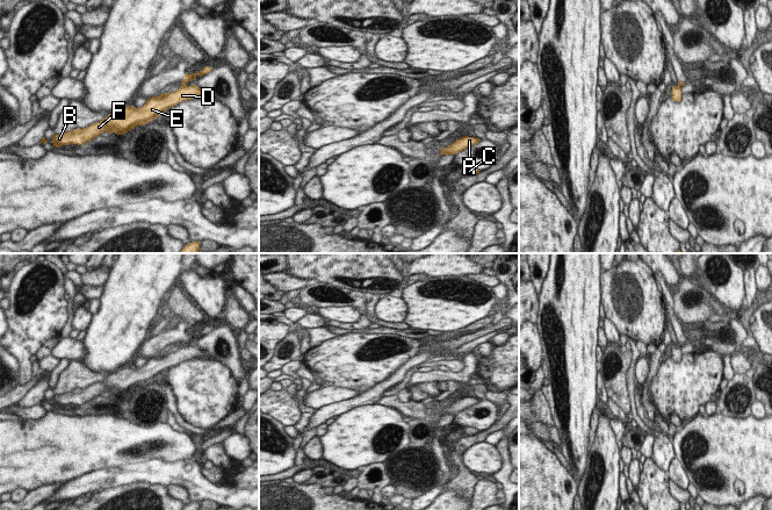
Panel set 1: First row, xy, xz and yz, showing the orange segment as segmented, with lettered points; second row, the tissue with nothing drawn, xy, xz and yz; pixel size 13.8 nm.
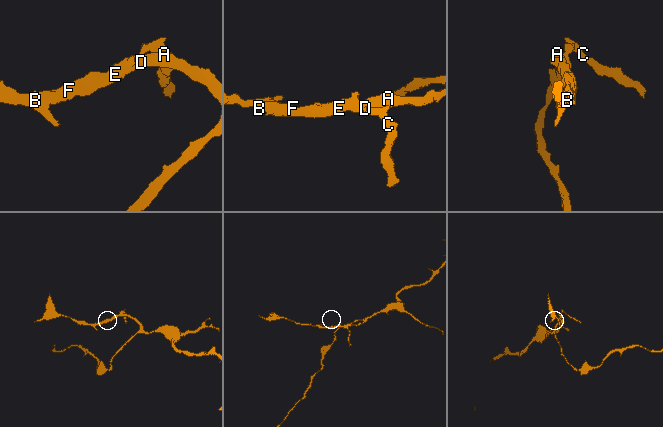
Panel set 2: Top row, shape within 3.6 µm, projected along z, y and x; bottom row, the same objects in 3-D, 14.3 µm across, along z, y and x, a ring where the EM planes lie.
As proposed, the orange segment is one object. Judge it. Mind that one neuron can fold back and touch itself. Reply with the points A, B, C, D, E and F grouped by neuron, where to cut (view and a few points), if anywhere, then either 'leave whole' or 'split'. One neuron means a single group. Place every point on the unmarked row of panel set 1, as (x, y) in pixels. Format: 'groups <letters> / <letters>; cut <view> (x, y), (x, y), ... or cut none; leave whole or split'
groups A B D E F / C; cut xy (185, 345), (181, 347); split

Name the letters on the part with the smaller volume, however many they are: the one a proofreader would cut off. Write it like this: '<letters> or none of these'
C

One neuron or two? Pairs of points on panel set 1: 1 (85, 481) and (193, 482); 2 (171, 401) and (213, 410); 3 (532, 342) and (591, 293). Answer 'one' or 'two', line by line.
1: one
2: two
3: two

